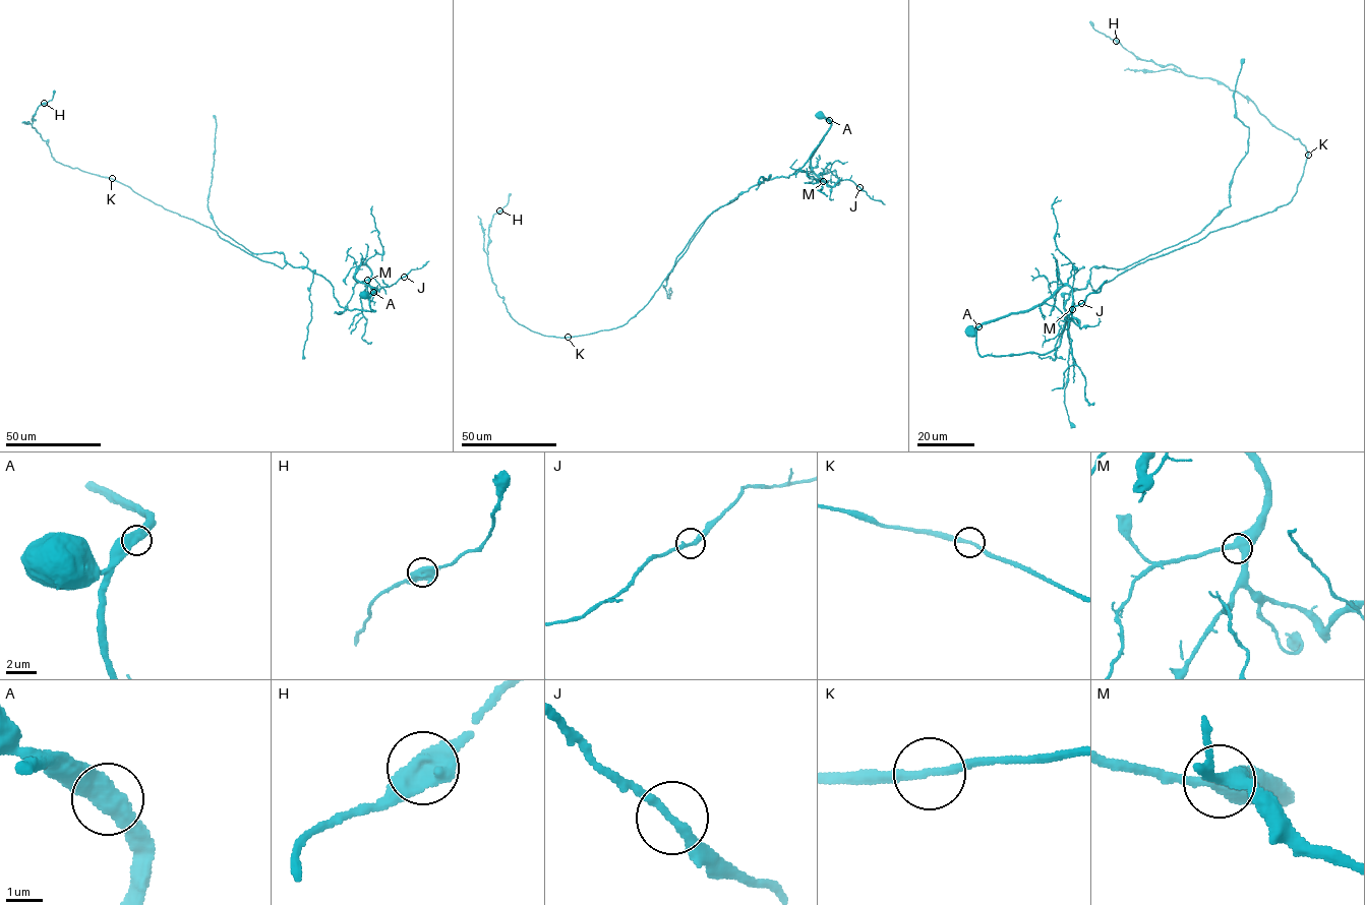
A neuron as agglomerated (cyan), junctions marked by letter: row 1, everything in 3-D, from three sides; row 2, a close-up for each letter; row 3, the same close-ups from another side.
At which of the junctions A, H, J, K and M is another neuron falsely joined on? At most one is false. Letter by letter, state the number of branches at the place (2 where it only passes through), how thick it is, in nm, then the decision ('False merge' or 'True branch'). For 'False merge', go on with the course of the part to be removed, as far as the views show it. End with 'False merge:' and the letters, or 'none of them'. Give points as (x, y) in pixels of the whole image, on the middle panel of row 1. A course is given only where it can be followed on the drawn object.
A: Branches: 2. Thickness 550 nm. True branch
H: Branches: 2. Thickness 600 nm. True branch
J: Branches: 2. Thickness 240 nm. True branch
K: Branches: 2. Thickness 240 nm. True branch
M: Branches: 3. Thickness 420 nm. True branch
False merge: none of them

